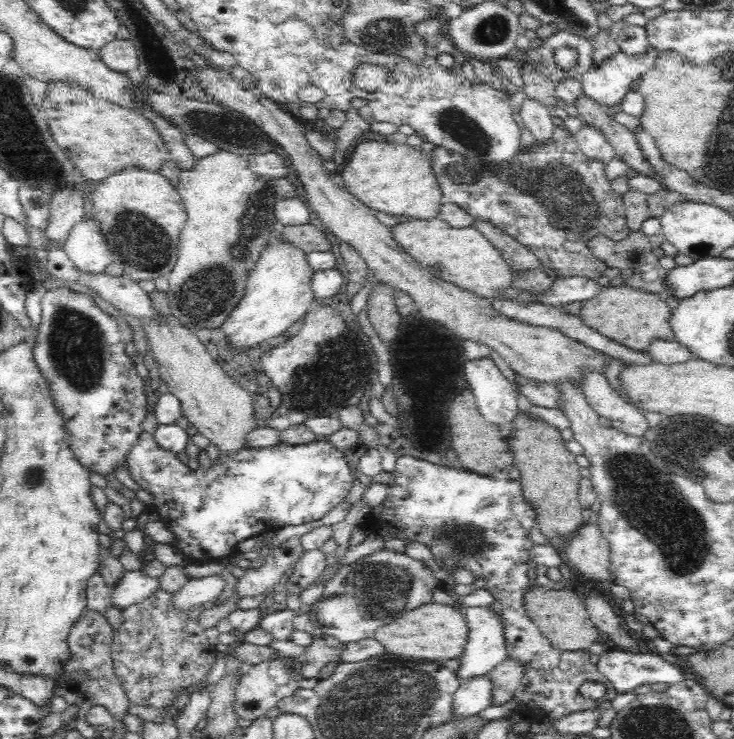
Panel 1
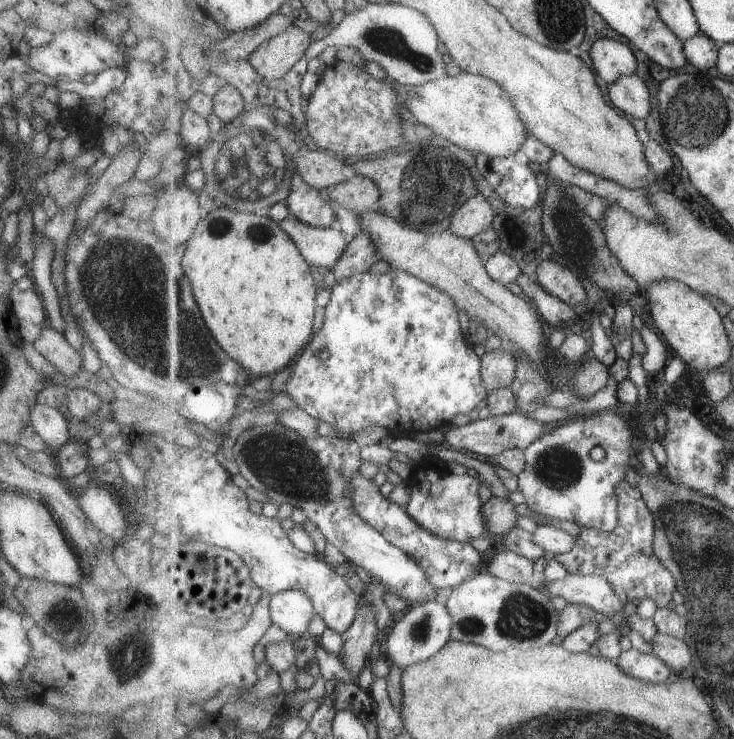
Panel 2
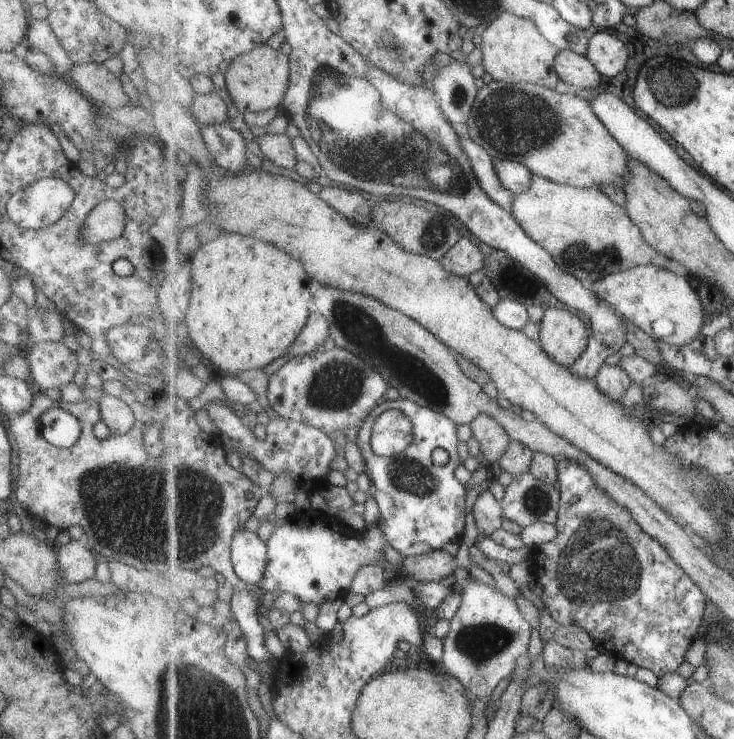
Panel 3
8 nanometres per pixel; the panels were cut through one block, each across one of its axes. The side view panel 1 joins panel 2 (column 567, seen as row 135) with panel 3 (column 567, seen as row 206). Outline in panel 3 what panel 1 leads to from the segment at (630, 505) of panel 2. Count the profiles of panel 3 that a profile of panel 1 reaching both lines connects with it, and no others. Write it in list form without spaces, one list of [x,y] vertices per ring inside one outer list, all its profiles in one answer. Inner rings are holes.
[[[561,458],[558,461],[559,479],[558,485],[562,493],[558,522],[556,523],[559,535],[548,544],[543,544],[538,550],[531,552],[534,575],[539,579],[543,588],[542,600],[550,612],[550,616],[557,624],[573,624],[580,628],[585,628],[597,645],[602,642],[612,642],[615,646],[613,656],[619,656],[629,660],[632,664],[637,664],[639,668],[652,671],[658,679],[663,678],[669,672],[676,672],[677,668],[685,662],[685,654],[689,646],[698,636],[699,627],[705,614],[710,610],[711,601],[707,594],[689,577],[689,574],[682,569],[682,566],[667,553],[667,550],[653,537],[643,530],[642,525],[635,520],[635,516],[623,504],[619,504],[615,498],[607,494],[605,488],[597,485],[594,474],[586,465],[581,465],[577,460],[571,458]]]

